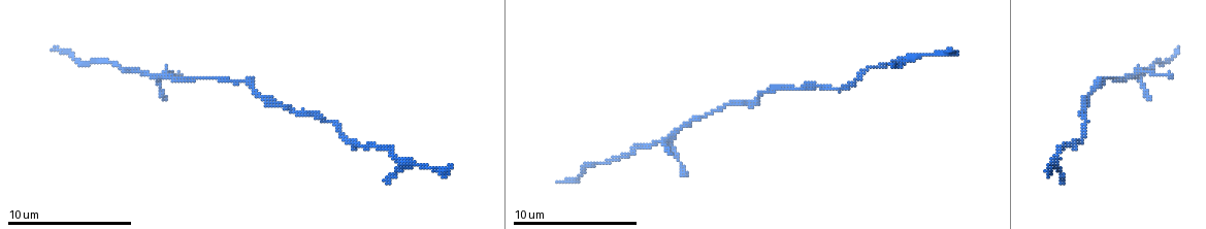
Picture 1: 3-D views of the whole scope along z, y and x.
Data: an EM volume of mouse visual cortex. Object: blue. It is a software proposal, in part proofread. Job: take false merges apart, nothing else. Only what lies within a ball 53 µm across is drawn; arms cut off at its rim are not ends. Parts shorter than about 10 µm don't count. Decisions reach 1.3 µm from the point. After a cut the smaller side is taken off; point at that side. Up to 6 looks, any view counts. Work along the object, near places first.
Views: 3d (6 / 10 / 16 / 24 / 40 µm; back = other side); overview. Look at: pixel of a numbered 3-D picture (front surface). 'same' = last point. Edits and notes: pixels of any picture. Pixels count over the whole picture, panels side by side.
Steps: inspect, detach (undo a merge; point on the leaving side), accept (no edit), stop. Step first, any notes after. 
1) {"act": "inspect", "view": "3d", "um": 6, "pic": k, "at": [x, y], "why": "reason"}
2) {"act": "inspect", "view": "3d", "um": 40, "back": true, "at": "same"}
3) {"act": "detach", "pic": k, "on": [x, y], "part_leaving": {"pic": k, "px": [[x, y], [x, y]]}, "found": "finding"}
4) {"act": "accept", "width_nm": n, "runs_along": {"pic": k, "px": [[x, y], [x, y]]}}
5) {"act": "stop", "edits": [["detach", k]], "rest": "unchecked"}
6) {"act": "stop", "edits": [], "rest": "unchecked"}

{"act": "inspect", "view": "3d", "um": 16, "pic": 1, "at": [1095, 89]}

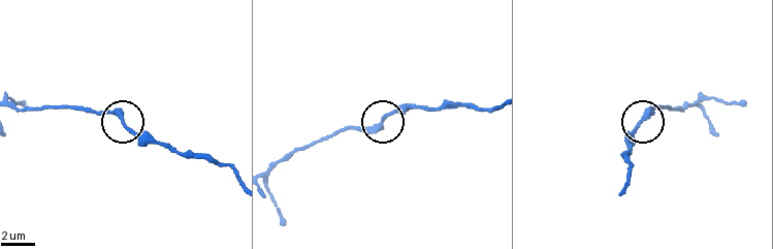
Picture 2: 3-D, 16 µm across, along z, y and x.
{"act": "accept", "runs_along": {"pic": 2, "px": [[383, 121], [365, 130], [337, 130]]}, "found": "one cell here"}

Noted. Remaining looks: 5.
{"act": "inspect", "view": "3d", "um": 10, "pic": 1, "at": [1060, 147], "why": "calibre changes"}

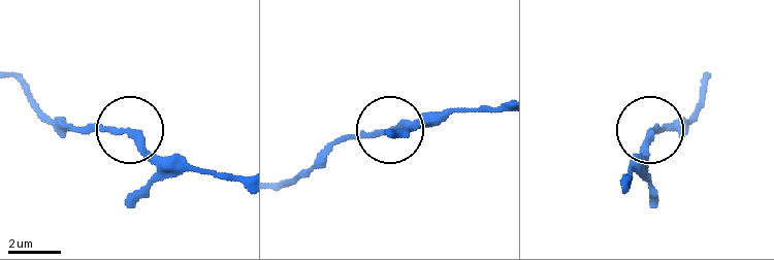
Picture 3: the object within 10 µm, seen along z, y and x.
{"act": "inspect", "view": "3d", "um": 10, "back": true, "pic": 3, "at": [652, 133], "why": "from behind"}

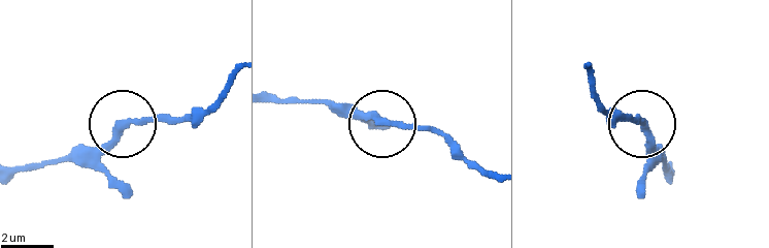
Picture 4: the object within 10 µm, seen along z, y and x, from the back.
{"act": "accept", "width_nm": 250, "runs_along": {"pic": 4, "px": [[234, 79], [180, 117], [121, 128], [76, 163]]}, "found": "one cell here"}

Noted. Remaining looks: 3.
{"act": "inspect", "view": "3d", "um": 16, "pic": 1, "at": [695, 117], "why": "calibre changes"}

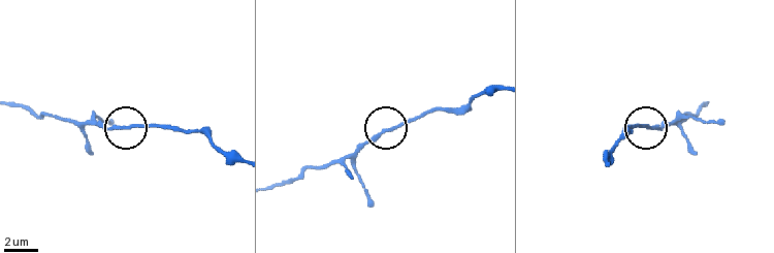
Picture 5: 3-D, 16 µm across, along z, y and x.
{"act": "inspect", "view": "3d", "um": 6, "pic": 5, "at": [649, 126]}

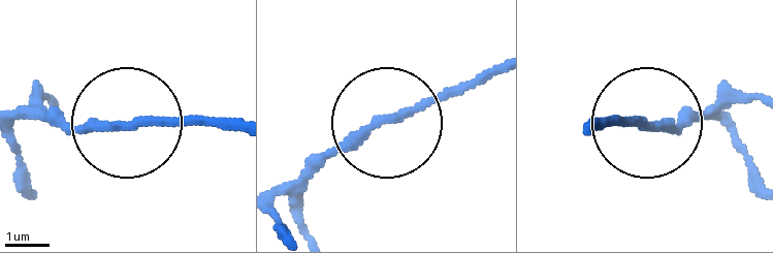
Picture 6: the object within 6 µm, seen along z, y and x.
{"act": "accept", "runs_along": {"pic": 6, "px": [[592, 132], [608, 121], [733, 121]]}, "found": "continuous, no second cell"}

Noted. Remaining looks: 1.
{"act": "stop", "edits": [], "rest": "unchecked"}

